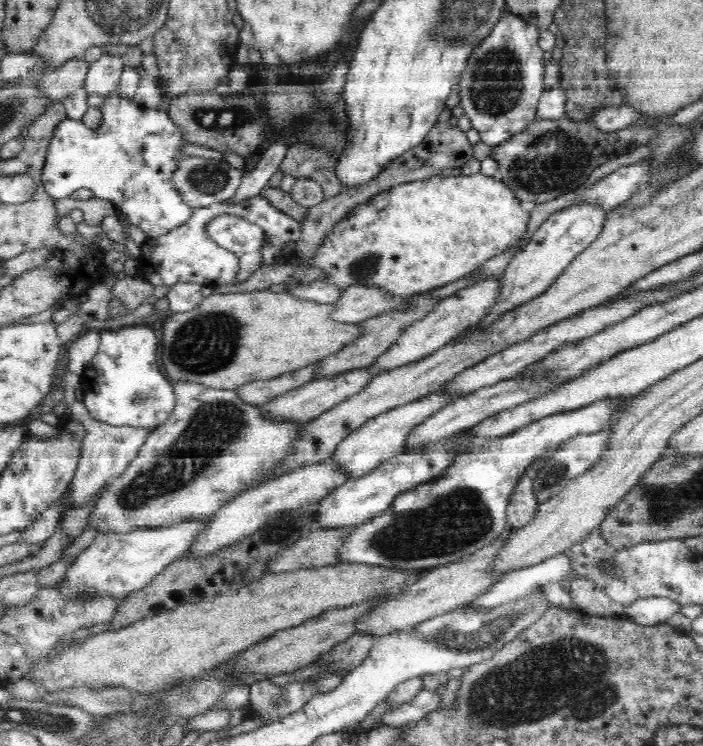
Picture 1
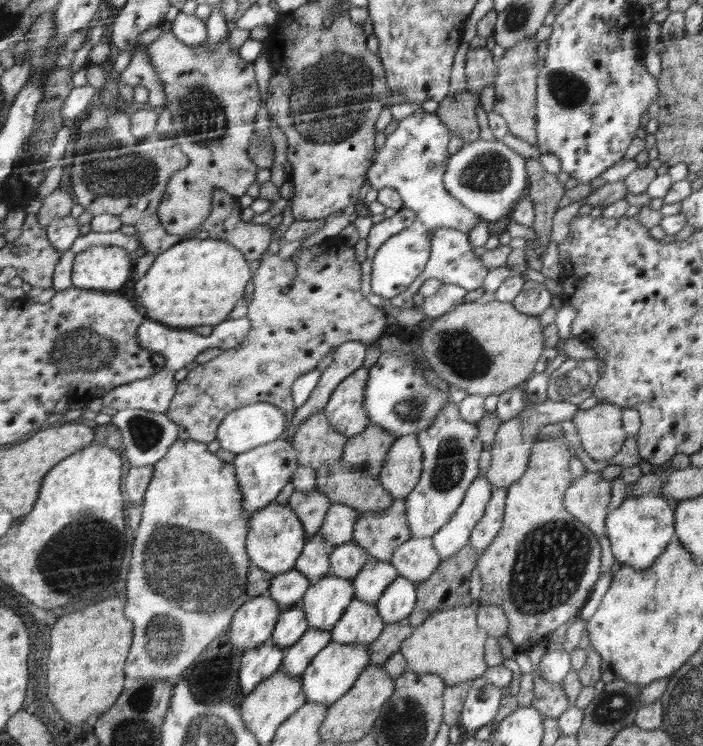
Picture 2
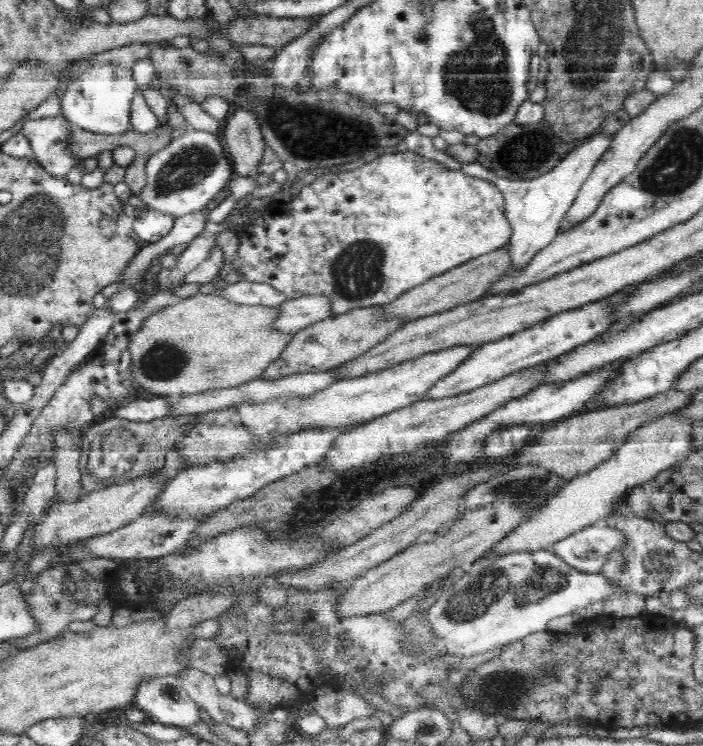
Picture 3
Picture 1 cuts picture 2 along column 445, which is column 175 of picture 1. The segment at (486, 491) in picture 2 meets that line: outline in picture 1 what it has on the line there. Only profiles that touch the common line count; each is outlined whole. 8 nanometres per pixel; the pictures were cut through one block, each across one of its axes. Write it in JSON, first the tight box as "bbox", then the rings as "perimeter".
{"bbox":[57,520,205,604],"perimeter":[[[204,520],[160,526],[136,528],[127,535],[120,532],[95,538],[67,568],[63,581],[57,587],[66,604],[72,599],[112,598],[123,600],[134,591],[140,591],[176,558],[182,558],[194,537],[205,527]]]}

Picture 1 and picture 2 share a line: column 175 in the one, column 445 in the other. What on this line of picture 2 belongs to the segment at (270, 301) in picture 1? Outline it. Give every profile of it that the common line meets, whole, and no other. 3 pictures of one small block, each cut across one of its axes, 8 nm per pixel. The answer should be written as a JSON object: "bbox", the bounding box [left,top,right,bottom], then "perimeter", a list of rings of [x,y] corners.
{"bbox":[419,301,544,395],"perimeter":[[[490,301],[486,304],[460,302],[456,308],[432,320],[430,328],[419,336],[424,359],[429,368],[452,389],[462,389],[468,395],[500,395],[532,378],[544,348],[544,332],[538,315],[521,313],[511,302]]]}

